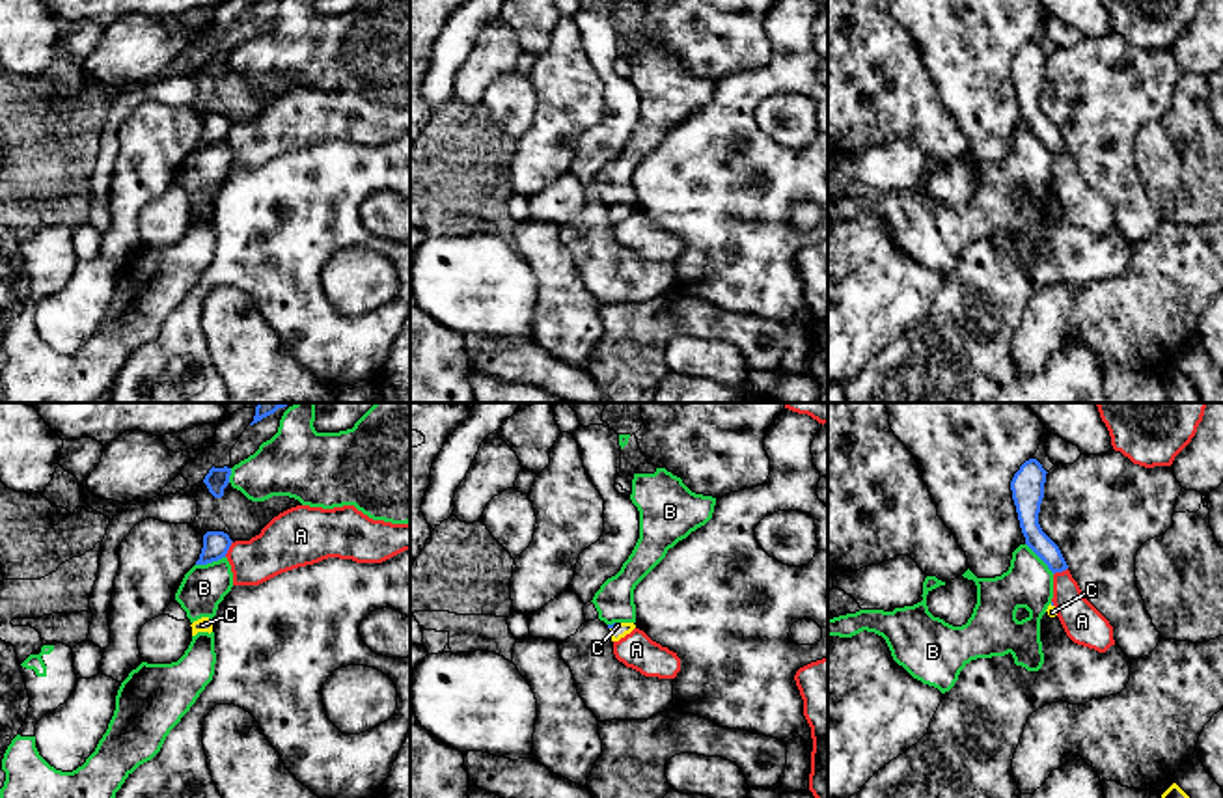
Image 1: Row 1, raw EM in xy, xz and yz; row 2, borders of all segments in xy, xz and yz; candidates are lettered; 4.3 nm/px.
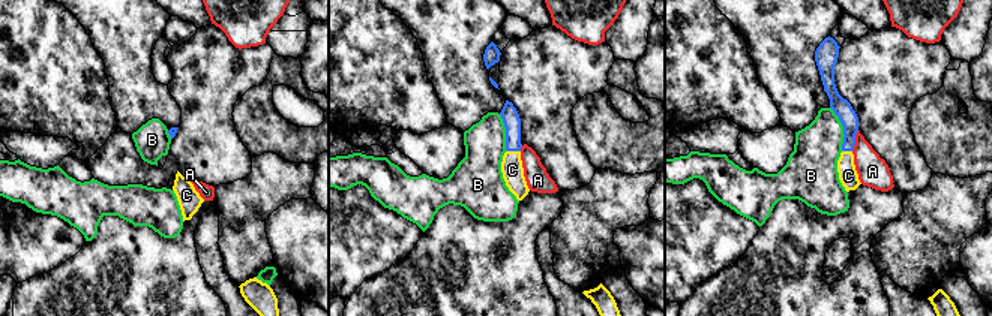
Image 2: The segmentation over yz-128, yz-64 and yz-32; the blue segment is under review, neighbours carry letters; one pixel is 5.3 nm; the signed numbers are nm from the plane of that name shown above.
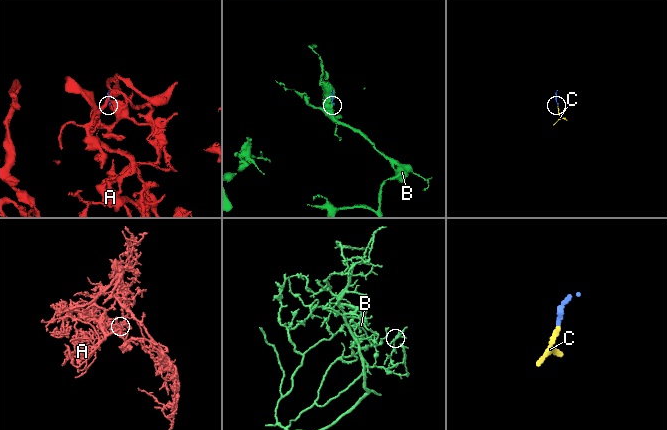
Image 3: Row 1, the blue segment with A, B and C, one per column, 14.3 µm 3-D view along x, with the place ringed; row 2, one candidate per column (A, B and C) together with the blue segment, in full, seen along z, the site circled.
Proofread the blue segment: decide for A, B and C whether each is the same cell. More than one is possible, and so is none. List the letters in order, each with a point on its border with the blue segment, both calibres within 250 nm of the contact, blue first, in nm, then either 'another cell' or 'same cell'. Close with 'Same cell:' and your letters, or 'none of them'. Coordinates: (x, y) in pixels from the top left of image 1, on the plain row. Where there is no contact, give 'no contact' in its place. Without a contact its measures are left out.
A: meets blue in xy at (228, 131); 110 nm thick on the blue side, 240 nm on the other; another cell
B: meets blue in yz at (1039, 138); 120 nm thick on the blue side, 220 nm on the other; another cell
C: meets blue in xz at (612, 209); 20 nm thick on the blue side, 70 nm on the other; same cell
Same cell: C

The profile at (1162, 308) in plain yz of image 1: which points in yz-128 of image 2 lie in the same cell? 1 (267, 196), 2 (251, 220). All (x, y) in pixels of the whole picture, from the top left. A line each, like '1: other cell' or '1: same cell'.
1: same cell
2: same cell

